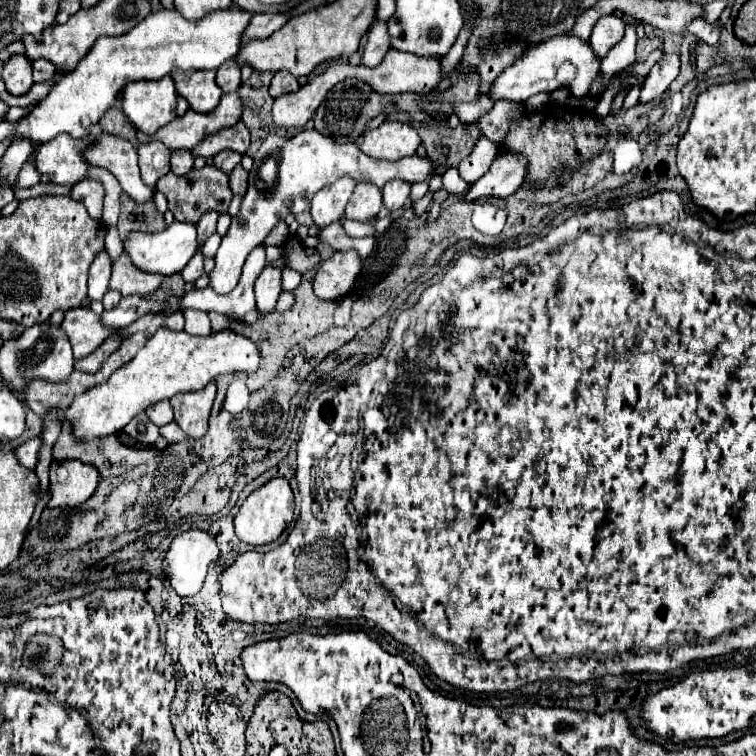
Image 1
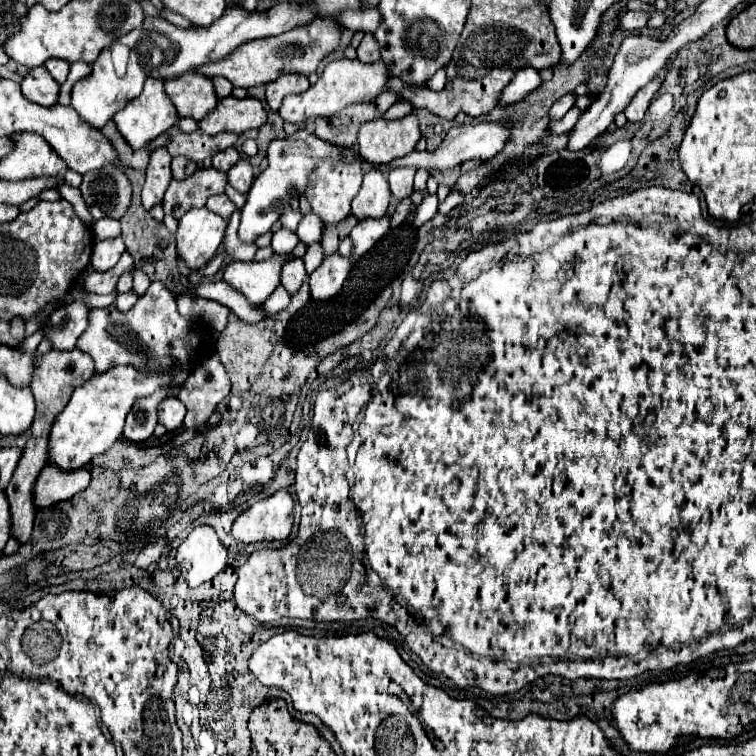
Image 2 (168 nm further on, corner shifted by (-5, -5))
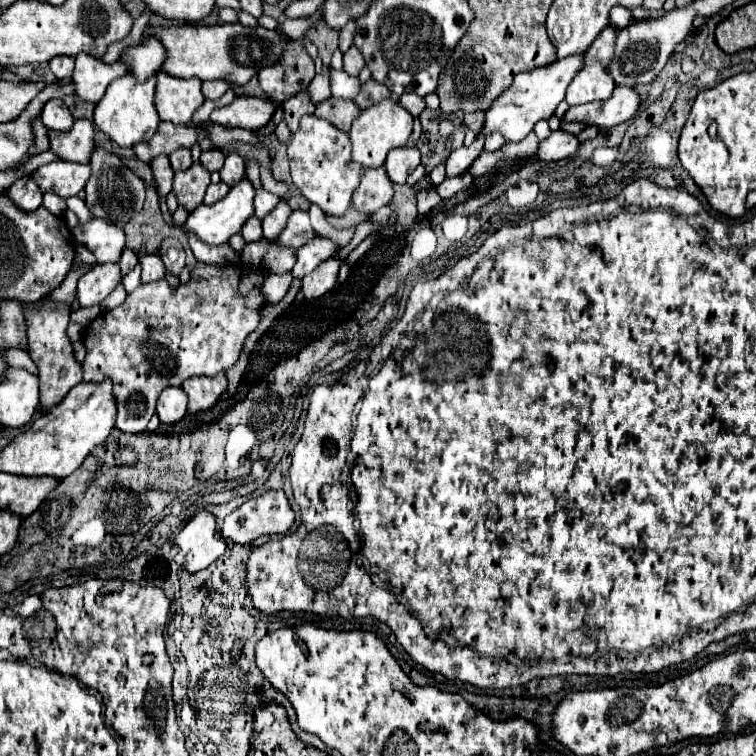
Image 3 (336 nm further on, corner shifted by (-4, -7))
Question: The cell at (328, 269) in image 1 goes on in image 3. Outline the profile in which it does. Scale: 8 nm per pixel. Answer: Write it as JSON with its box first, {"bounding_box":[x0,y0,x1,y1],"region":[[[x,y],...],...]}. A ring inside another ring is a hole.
{"bounding_box":[301,259,341,299],"region":[[[329,259],[329,261],[321,263],[319,267],[315,267],[309,275],[305,275],[301,279],[303,295],[307,299],[317,299],[317,297],[323,297],[325,293],[329,293],[335,287],[339,267],[341,267],[339,259]]]}

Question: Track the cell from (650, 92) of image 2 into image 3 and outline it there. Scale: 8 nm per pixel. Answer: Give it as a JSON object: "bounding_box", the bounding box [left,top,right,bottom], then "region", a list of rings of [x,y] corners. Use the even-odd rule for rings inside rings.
{"bounding_box":[563,87,639,129],"region":[[[615,87],[613,95],[605,101],[569,107],[563,121],[583,123],[597,129],[609,129],[629,121],[639,107],[639,95],[631,87]]]}

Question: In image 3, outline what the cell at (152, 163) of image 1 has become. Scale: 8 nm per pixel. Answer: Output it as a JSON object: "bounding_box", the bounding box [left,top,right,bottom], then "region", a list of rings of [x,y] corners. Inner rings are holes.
{"bounding_box":[151,155,173,195],"region":[[[167,155],[155,157],[151,163],[151,169],[153,169],[153,175],[157,179],[157,193],[169,195],[169,191],[173,189],[173,169],[169,165],[169,157]]]}

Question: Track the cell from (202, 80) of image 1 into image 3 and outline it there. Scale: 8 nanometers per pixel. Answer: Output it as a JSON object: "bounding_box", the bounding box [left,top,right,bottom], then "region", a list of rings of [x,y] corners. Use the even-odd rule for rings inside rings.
{"bounding_box":[155,71,205,125],"region":[[[159,71],[155,77],[155,109],[159,113],[159,119],[187,125],[195,109],[205,99],[201,95],[201,81],[177,79],[171,75],[163,75],[163,71]]]}

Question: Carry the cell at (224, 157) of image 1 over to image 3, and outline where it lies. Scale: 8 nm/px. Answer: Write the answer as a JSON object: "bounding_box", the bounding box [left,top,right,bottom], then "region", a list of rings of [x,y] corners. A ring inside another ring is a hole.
{"bounding_box":[199,149,225,171],"region":[[[209,149],[209,151],[203,151],[199,161],[201,165],[207,169],[207,171],[219,171],[223,167],[223,159],[225,155],[219,151],[219,149]]]}

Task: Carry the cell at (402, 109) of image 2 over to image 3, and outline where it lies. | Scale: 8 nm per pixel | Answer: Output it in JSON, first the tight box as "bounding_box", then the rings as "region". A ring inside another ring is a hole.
{"bounding_box":[399,93,425,115],"region":[[[405,93],[399,97],[399,103],[411,113],[411,115],[419,115],[423,109],[425,109],[425,99],[419,97],[419,95],[413,95],[413,93]]]}

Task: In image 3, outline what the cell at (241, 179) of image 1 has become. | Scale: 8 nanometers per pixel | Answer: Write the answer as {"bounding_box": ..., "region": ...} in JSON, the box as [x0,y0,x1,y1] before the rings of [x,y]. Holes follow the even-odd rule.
{"bounding_box":[219,153,245,187],"region":[[[229,153],[225,157],[225,165],[221,167],[219,175],[221,175],[221,181],[227,183],[229,187],[237,185],[245,177],[245,161],[243,161],[243,157],[237,155],[237,153]]]}

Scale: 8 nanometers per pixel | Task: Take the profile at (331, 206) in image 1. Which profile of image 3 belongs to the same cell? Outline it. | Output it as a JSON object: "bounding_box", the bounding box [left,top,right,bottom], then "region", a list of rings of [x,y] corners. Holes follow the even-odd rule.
{"bounding_box":[287,115,361,215],"region":[[[305,115],[299,121],[299,129],[287,141],[287,155],[295,187],[327,215],[343,215],[351,205],[351,195],[361,177],[361,165],[351,159],[347,133],[317,115]]]}

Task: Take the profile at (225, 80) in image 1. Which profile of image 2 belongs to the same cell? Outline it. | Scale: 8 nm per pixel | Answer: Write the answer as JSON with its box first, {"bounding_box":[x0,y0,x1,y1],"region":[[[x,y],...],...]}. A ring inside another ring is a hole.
{"bounding_box":[214,77,232,99],"region":[[[214,77],[214,89],[216,89],[216,95],[222,99],[222,97],[228,97],[232,95],[232,83],[226,79],[226,77]]]}

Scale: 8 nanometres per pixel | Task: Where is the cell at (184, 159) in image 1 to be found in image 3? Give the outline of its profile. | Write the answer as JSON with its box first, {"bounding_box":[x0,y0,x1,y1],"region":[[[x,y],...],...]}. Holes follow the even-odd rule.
{"bounding_box":[169,147,193,171],"region":[[[185,147],[173,151],[173,153],[169,155],[169,159],[171,159],[173,171],[185,171],[185,169],[189,169],[191,163],[193,163],[193,161],[191,161],[191,151],[185,149]]]}

